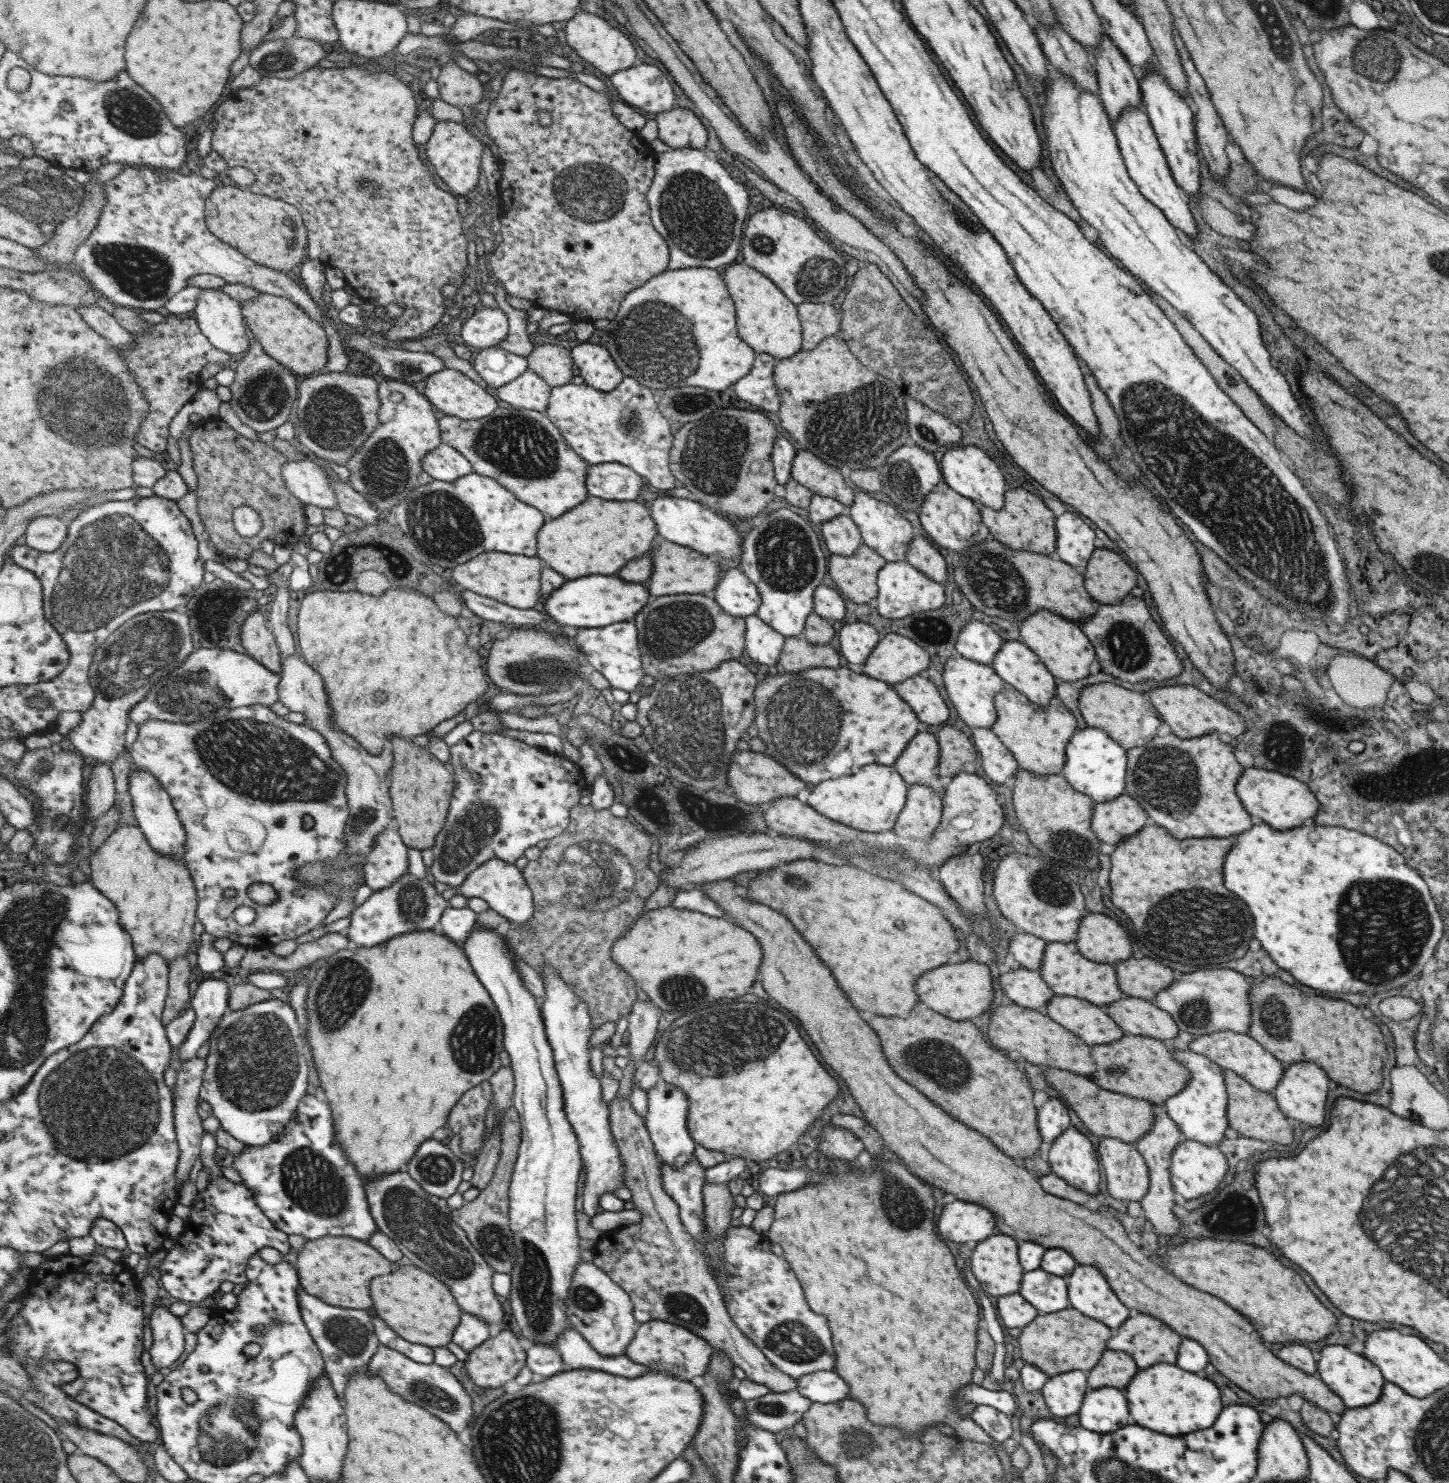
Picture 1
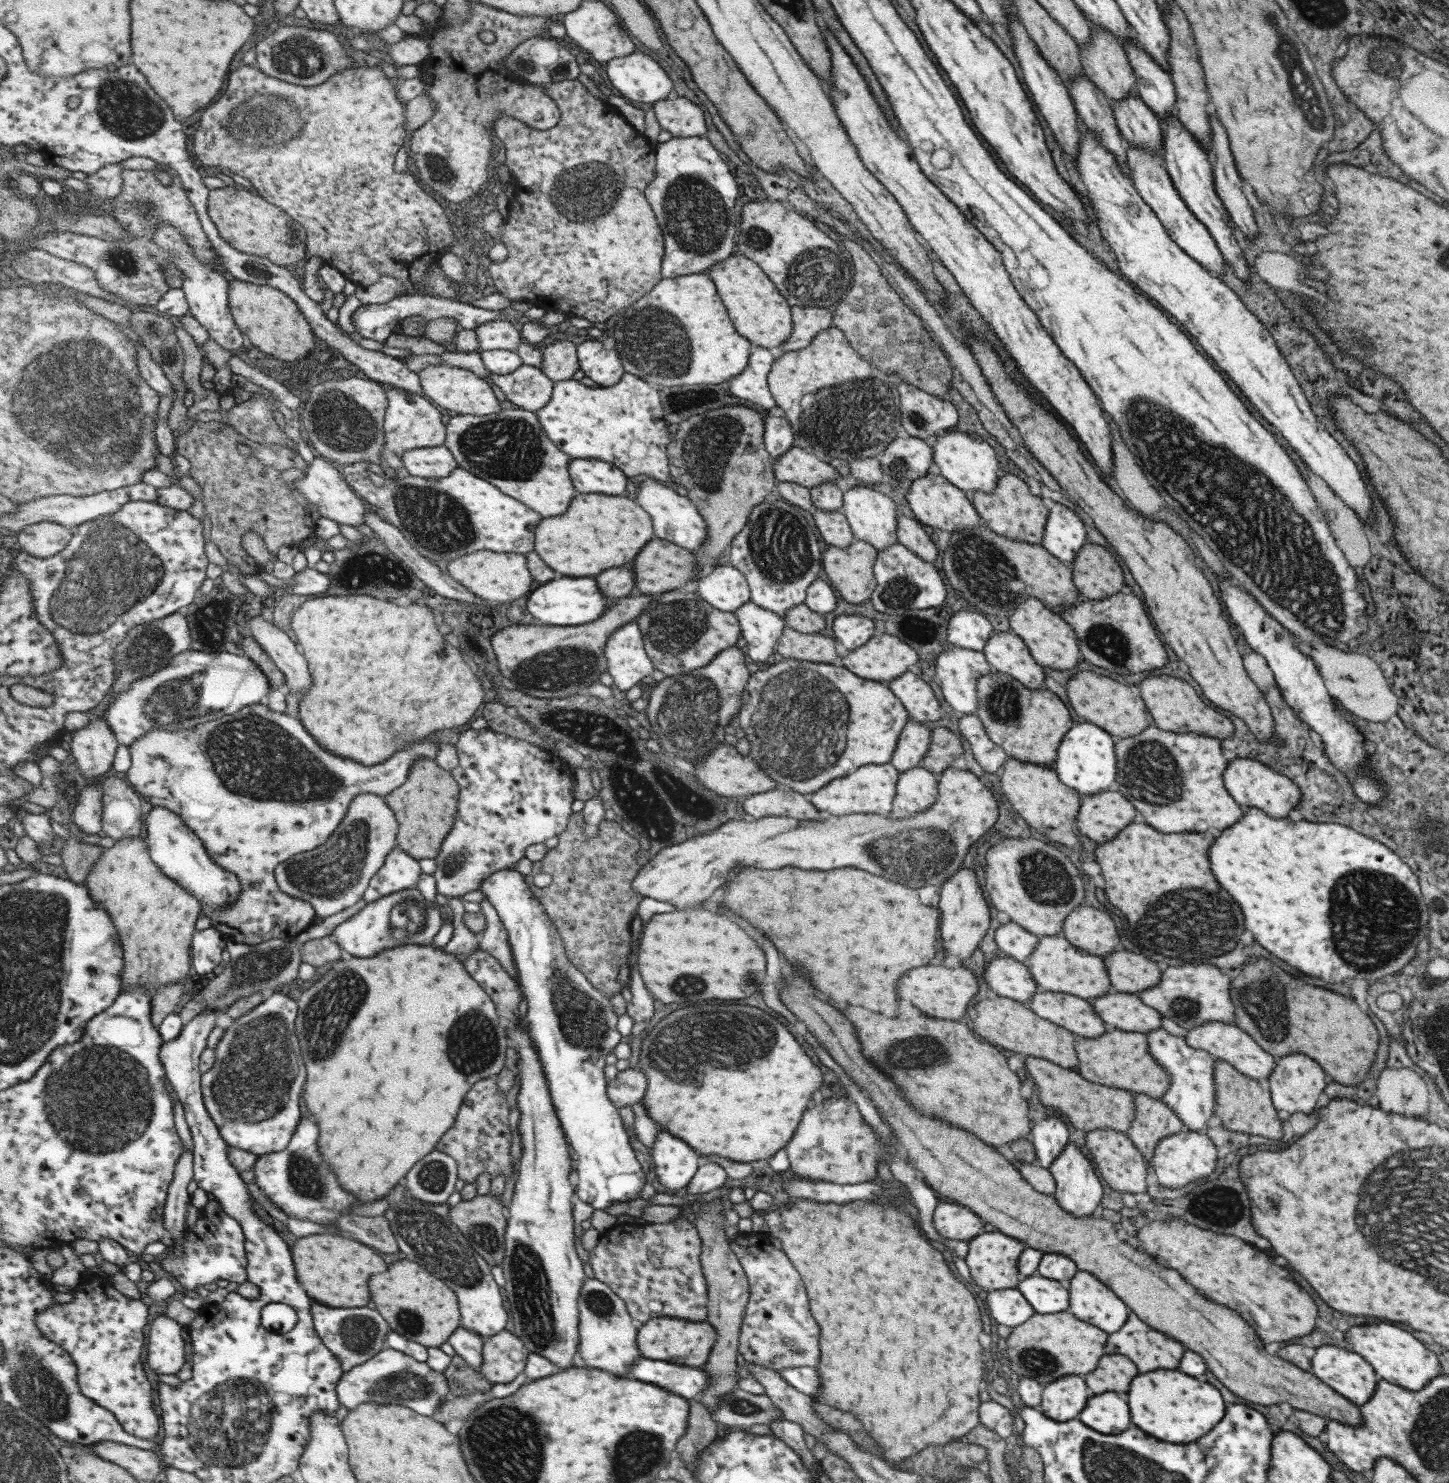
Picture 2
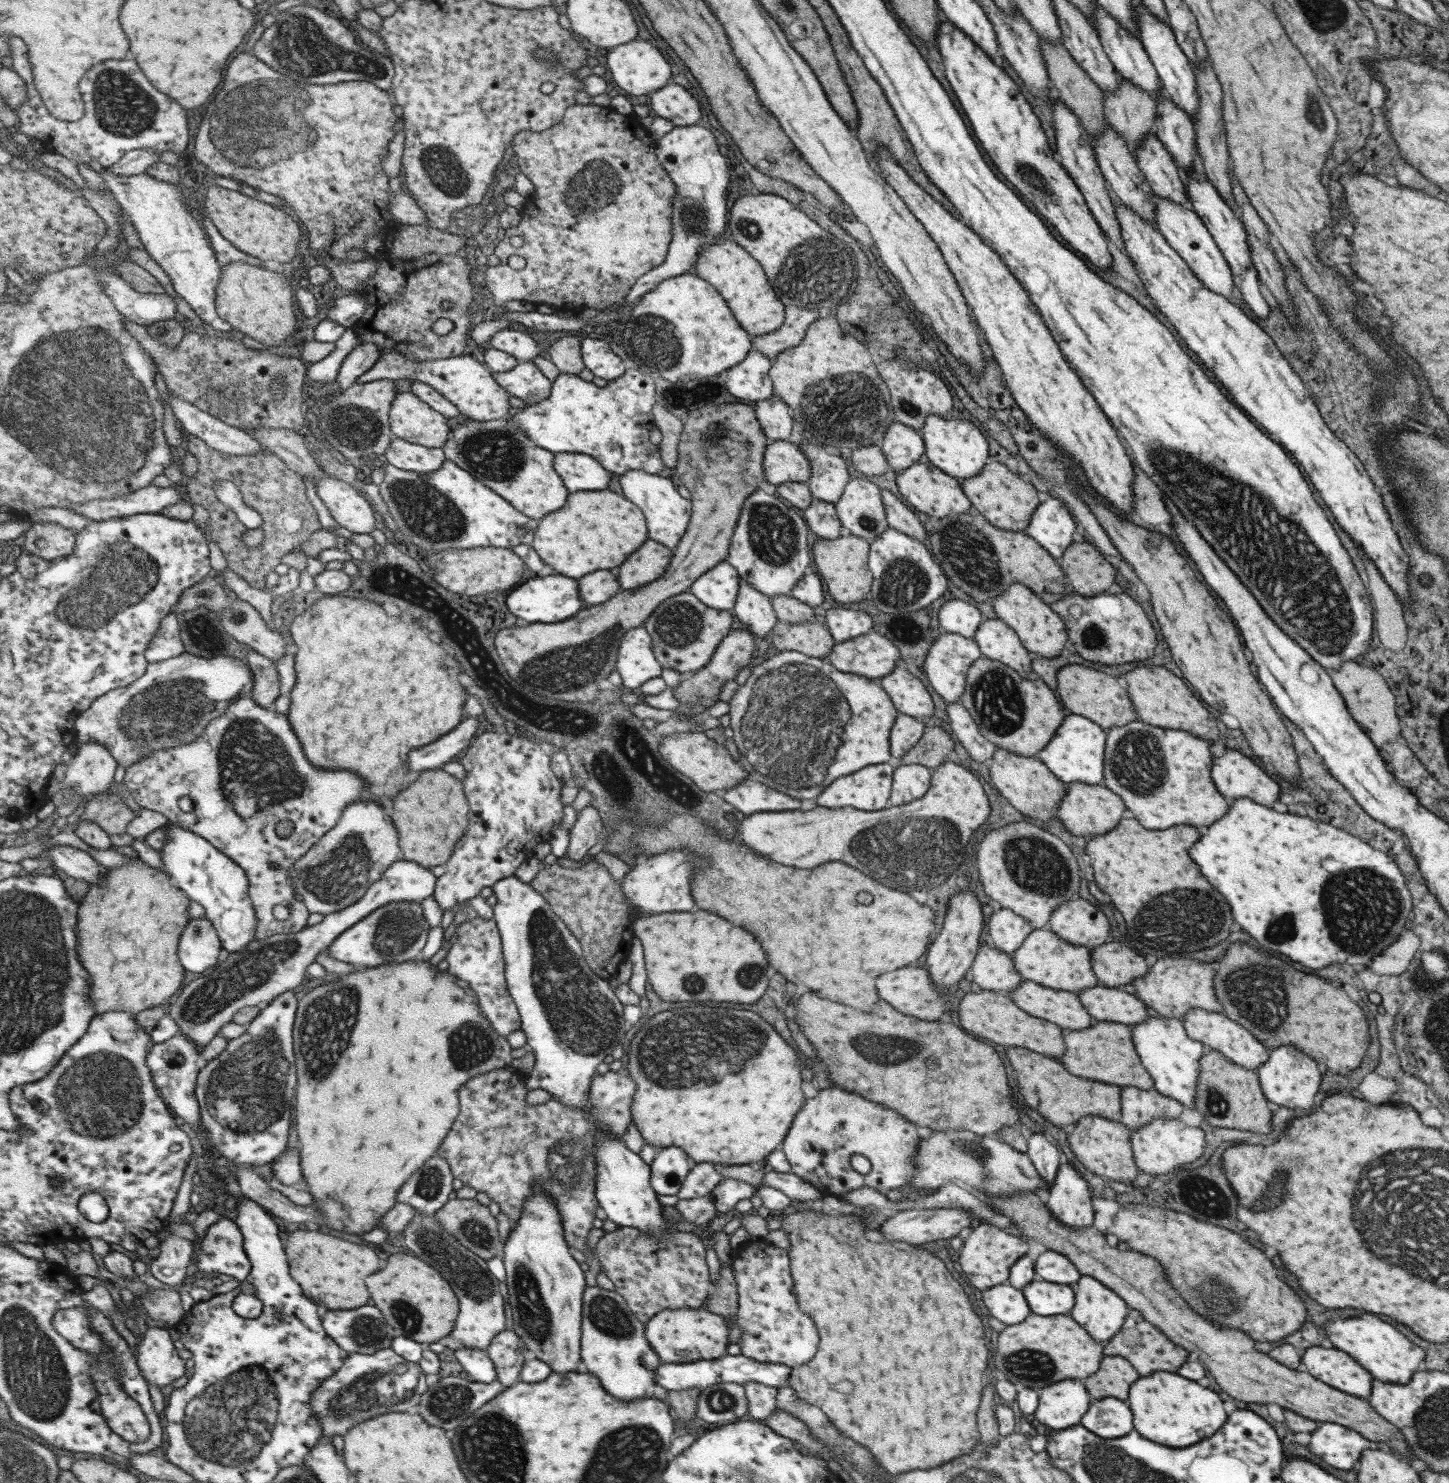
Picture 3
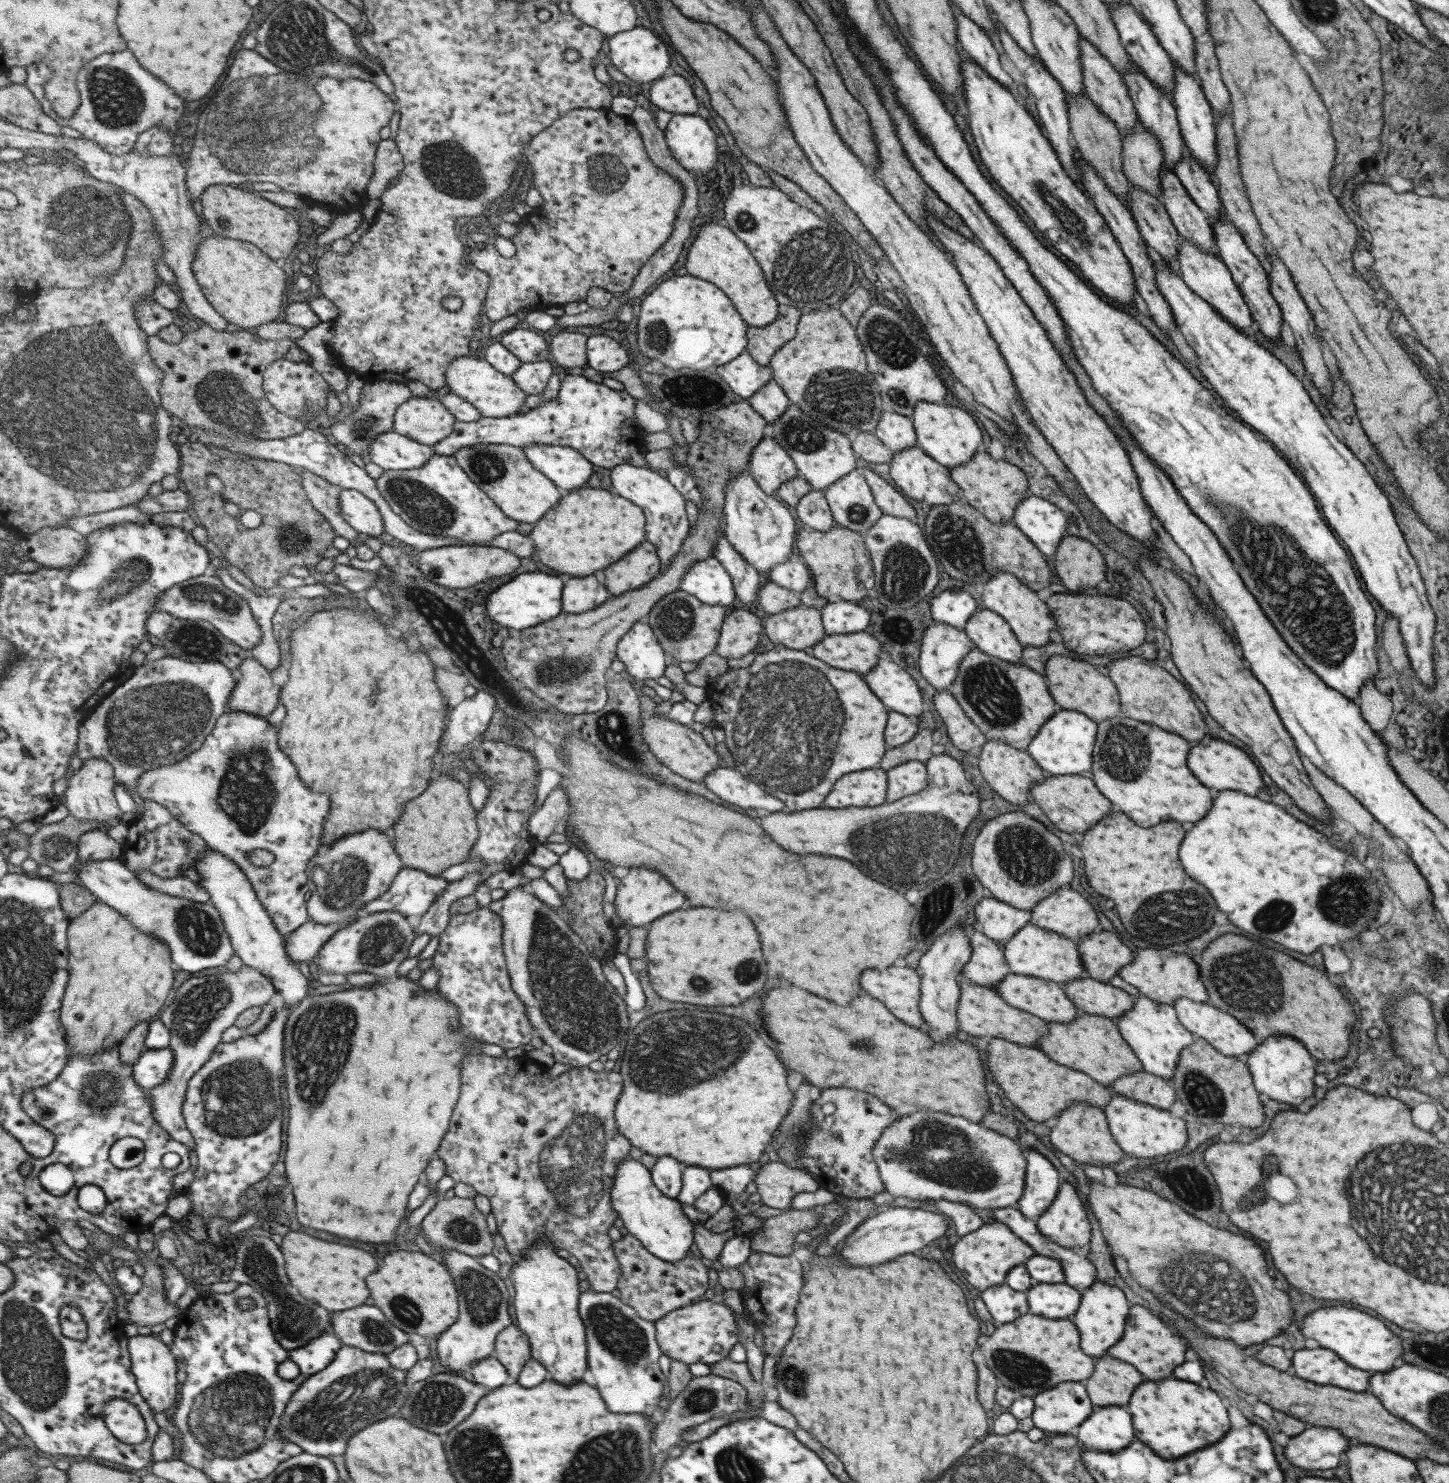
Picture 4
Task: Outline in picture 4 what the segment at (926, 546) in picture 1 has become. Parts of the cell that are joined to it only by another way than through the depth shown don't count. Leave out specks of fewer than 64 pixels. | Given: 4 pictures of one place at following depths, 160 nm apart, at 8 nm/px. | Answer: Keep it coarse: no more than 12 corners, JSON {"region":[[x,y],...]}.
{"region":[[871,469],[861,473],[882,514],[916,520],[907,499]]}

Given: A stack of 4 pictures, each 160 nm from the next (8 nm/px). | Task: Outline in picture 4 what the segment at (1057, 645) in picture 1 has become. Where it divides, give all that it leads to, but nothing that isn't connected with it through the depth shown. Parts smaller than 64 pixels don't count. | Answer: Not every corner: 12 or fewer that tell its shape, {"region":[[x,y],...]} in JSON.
{"region":[[999,571],[979,605],[1023,645],[1041,646],[1056,620],[1035,591]]}

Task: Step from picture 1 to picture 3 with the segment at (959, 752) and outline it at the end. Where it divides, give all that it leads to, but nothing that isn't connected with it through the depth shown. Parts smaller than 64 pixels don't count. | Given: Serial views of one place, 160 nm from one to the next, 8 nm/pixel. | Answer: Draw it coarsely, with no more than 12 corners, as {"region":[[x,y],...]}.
{"region":[[931,728],[896,766],[917,763],[932,770],[943,763],[953,741]]}

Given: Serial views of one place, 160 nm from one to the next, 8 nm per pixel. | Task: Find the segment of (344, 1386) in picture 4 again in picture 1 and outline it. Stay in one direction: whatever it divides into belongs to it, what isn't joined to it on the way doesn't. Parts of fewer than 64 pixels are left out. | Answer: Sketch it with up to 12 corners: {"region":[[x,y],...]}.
{"region":[[379,1345],[369,1364],[395,1394],[425,1406],[455,1432],[473,1398],[437,1363]]}

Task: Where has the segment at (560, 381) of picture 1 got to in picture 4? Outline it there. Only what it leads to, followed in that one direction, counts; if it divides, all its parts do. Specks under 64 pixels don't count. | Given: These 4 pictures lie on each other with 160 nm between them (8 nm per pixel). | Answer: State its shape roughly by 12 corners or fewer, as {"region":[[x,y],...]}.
{"region":[[561,331],[550,342],[560,368],[587,365],[589,334]]}

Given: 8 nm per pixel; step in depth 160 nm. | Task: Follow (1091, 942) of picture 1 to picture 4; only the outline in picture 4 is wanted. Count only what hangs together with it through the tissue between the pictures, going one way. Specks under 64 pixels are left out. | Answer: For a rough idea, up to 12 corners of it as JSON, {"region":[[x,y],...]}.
{"region":[[1059,888],[1030,923],[1072,941],[1098,930],[1089,902]]}

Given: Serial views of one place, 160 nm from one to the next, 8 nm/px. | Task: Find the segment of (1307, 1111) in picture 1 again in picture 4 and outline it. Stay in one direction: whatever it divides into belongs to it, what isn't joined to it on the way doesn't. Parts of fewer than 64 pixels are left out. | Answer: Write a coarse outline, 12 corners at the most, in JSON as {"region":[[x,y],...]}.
{"region":[[1285,1036],[1243,1057],[1258,1093],[1285,1104],[1313,1094],[1315,1060]]}

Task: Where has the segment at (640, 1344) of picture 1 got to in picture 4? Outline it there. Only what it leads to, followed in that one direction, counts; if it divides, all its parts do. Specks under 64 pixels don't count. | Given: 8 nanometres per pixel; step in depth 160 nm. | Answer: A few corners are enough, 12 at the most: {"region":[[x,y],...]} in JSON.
{"region":[[710,1296],[656,1321],[663,1354],[722,1361],[737,1342],[733,1311]]}

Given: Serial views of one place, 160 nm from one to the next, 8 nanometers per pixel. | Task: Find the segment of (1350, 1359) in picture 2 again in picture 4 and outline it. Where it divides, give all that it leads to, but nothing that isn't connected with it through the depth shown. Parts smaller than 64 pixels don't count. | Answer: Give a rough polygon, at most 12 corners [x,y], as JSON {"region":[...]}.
{"region":[[1297,1350],[1293,1374],[1363,1392],[1371,1376],[1331,1350]]}

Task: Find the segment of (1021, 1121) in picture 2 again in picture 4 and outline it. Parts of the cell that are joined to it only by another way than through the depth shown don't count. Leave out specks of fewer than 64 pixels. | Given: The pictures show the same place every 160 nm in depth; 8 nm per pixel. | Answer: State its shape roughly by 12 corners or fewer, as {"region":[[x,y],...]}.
{"region":[[857,996],[763,998],[779,1060],[898,1115],[979,1123],[985,1068]]}

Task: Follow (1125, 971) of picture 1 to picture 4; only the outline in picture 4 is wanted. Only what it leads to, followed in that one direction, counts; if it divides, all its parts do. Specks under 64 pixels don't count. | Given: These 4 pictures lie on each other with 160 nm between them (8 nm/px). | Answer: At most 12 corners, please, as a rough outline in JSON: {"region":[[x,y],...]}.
{"region":[[1098,928],[1076,942],[1087,976],[1102,983],[1131,964],[1116,933]]}

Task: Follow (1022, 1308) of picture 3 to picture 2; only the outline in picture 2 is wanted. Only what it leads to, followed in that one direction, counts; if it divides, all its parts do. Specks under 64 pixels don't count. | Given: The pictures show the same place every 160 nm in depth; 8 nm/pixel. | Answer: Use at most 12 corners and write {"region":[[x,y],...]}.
{"region":[[1016,1289],[987,1292],[991,1318],[1025,1322],[1034,1310]]}

